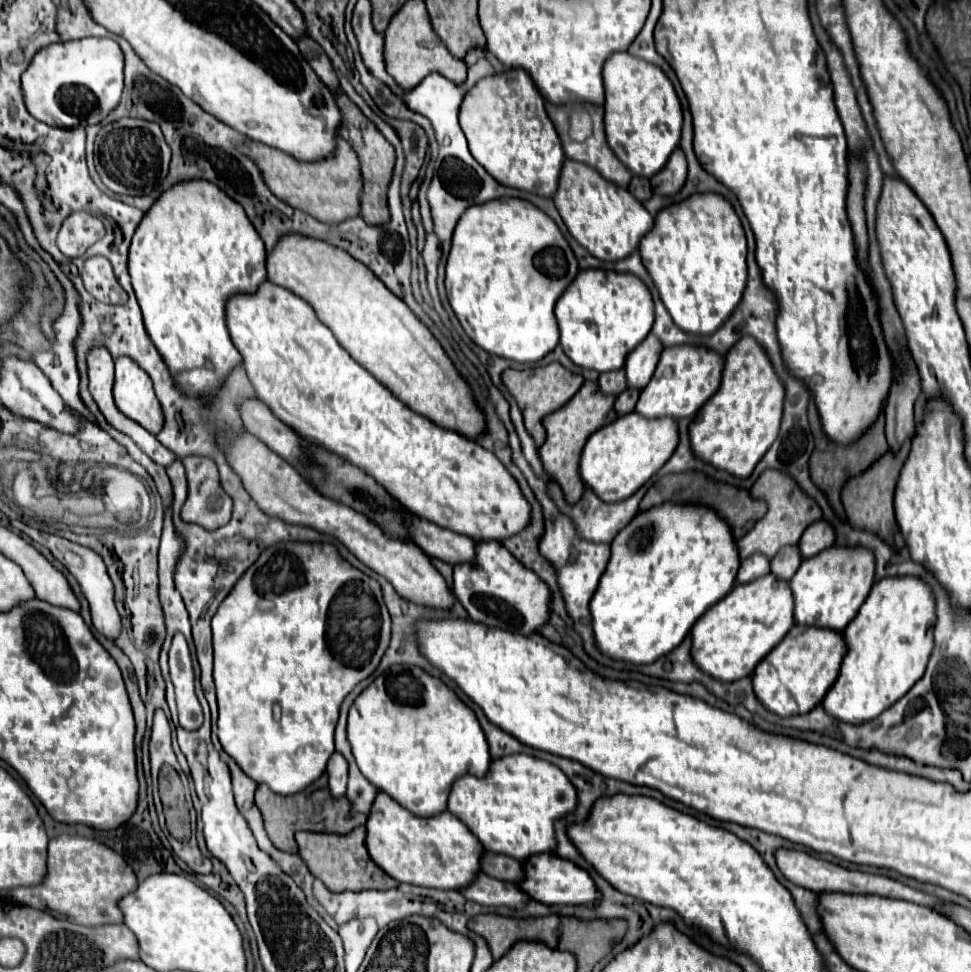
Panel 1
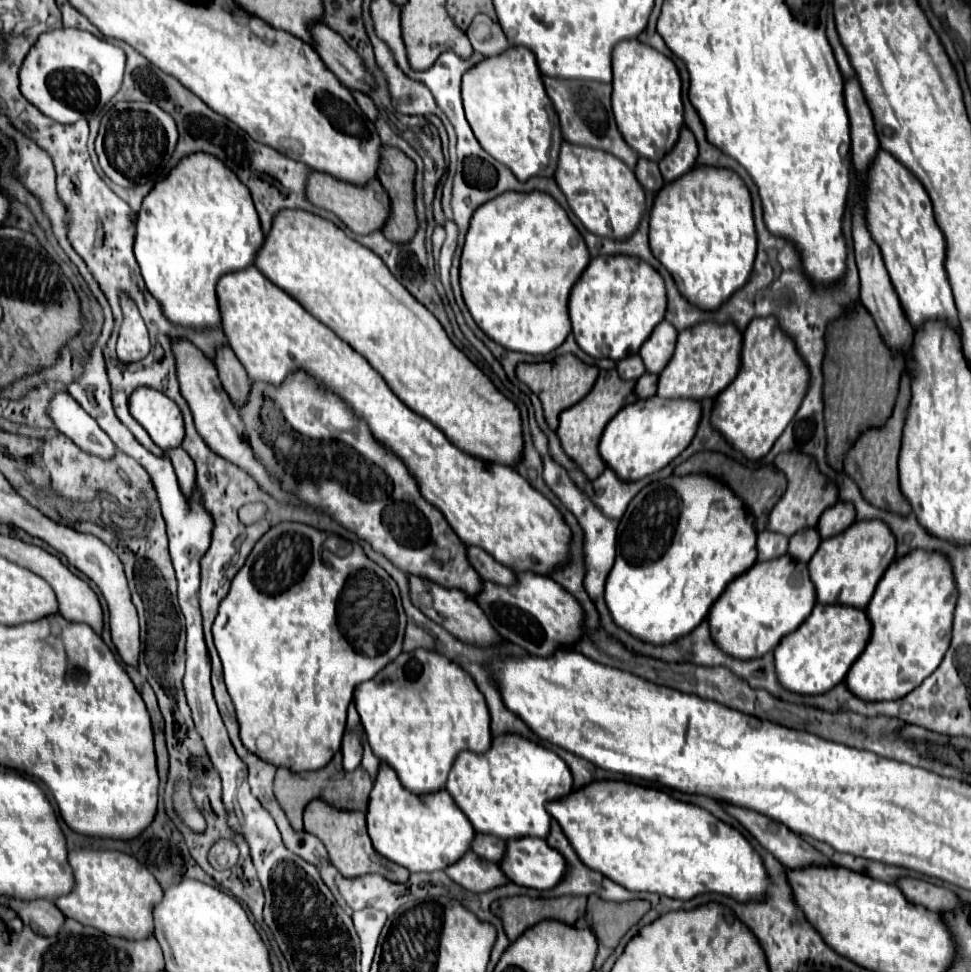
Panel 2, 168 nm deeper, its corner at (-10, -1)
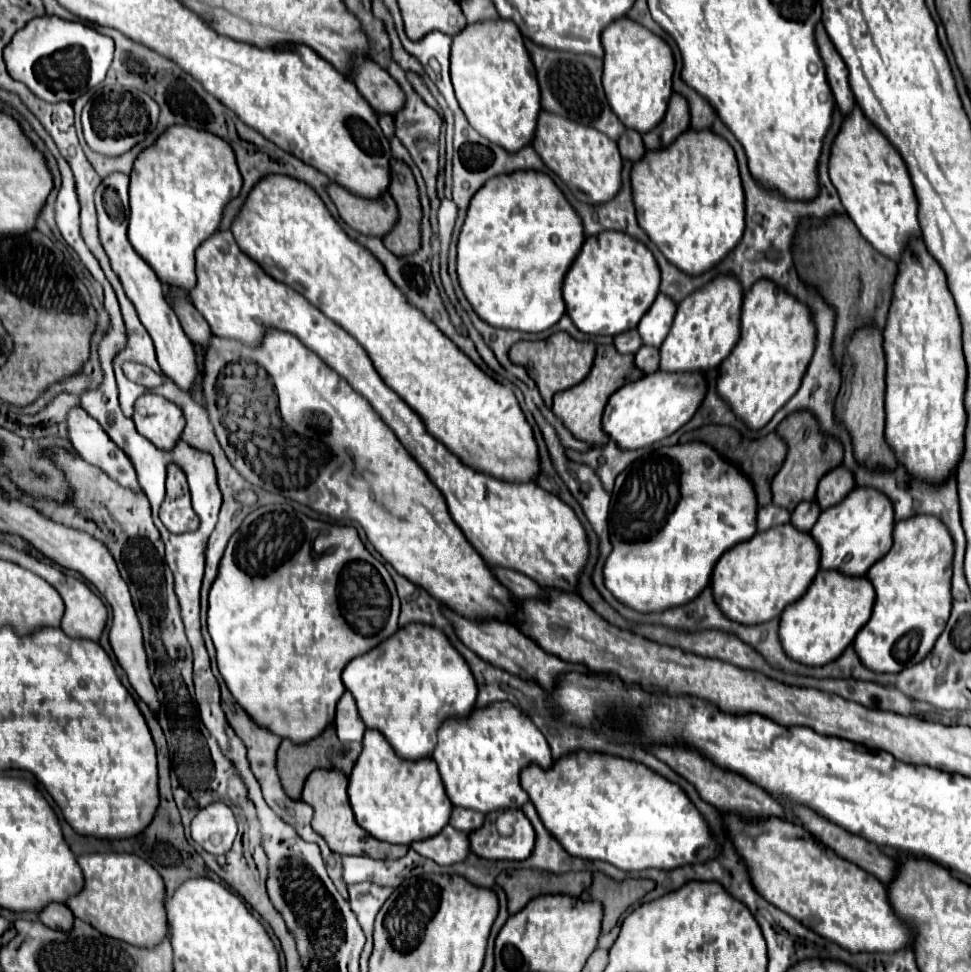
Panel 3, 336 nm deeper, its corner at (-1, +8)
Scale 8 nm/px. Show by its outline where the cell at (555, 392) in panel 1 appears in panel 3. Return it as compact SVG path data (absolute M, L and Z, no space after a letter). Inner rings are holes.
M556 332L548 340L538 340L538 342L518 342L510 348L510 360L522 368L526 368L528 376L536 382L544 404L550 408L552 406L552 396L556 392L568 390L576 384L580 384L594 360L594 344L592 342L576 342L570 338L566 332Z

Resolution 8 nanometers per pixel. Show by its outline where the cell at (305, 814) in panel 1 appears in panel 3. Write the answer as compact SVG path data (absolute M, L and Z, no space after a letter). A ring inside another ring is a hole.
M328 726L318 738L314 738L308 744L302 744L302 746L292 744L290 740L282 740L282 744L278 748L278 756L276 756L276 768L278 768L278 776L280 776L280 782L282 782L286 796L292 800L298 800L302 786L304 786L304 778L316 768L324 768L324 770L334 768L334 770L340 770L346 776L350 776L350 772L352 772L352 768L360 756L360 750L362 750L362 744L358 744L358 742L342 744L336 736L334 726Z

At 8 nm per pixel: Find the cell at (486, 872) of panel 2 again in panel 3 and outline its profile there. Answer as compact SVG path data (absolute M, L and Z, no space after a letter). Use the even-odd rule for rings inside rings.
M446 826L438 836L422 842L414 842L412 846L420 856L434 860L440 866L452 866L464 862L470 854L470 838L468 834Z

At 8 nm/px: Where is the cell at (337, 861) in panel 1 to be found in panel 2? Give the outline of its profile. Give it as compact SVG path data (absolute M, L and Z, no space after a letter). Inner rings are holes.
M313 799L305 807L305 829L313 831L313 835L317 835L323 841L323 845L329 851L331 863L341 871L343 877L359 877L365 873L377 873L395 883L405 883L409 879L409 871L405 867L399 867L397 863L385 859L373 849L371 839L367 835L367 823L365 823L363 811L335 809L327 805L323 799Z

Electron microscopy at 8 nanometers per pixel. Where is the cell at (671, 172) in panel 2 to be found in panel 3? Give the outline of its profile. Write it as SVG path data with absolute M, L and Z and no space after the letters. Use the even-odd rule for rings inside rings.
M672 94L664 120L654 130L644 134L642 140L648 150L660 150L660 148L670 146L688 128L690 128L688 102L680 94Z

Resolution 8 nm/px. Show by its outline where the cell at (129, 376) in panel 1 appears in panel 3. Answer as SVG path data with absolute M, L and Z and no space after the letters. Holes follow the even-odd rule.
M146 392L136 400L132 420L138 432L162 450L170 450L184 430L182 410L152 392Z

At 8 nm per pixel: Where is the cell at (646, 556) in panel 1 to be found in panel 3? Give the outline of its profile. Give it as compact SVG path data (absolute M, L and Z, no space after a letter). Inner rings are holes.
M690 442L690 444L678 444L678 446L664 446L654 450L648 458L640 458L636 460L630 468L626 468L614 484L612 490L612 504L610 504L610 542L612 542L612 552L606 558L604 564L604 586L612 592L612 596L622 602L624 606L640 612L640 614L650 614L650 612L664 612L670 608L678 608L684 606L688 602L692 602L708 584L712 578L712 570L718 562L718 558L734 548L740 542L750 540L756 534L756 494L752 490L752 484L748 482L748 476L734 468L732 464L728 464L726 460L722 460L710 446L702 444L702 442Z

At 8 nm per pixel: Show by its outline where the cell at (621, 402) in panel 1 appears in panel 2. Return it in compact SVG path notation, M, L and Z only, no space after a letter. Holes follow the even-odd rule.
M643 373L639 379L637 379L637 385L635 385L635 393L639 399L647 399L651 395L657 393L657 379L659 375L655 373Z

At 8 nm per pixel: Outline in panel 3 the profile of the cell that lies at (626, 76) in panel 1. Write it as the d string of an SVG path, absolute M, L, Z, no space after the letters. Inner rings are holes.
M626 16L606 26L602 32L602 46L606 52L602 86L610 108L626 128L646 134L646 130L652 130L662 120L662 114L666 114L672 94L672 50L662 38Z

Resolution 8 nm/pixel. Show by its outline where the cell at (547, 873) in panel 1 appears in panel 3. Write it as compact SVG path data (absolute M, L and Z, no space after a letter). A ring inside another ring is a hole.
M514 810L516 824L512 836L502 836L496 830L496 818L500 812L488 814L484 826L470 834L472 852L488 860L526 860L532 856L536 832L522 810Z

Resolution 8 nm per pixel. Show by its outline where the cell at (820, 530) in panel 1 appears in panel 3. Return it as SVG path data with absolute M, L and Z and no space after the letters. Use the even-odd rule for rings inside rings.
M838 466L818 482L816 502L820 510L826 510L840 504L852 490L854 490L854 478L850 470L846 470L844 466Z

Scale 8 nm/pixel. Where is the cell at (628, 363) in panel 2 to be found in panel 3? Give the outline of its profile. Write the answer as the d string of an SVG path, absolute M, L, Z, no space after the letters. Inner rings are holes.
M628 330L626 334L614 336L614 346L620 354L636 354L642 346L642 340L640 340L636 330Z

